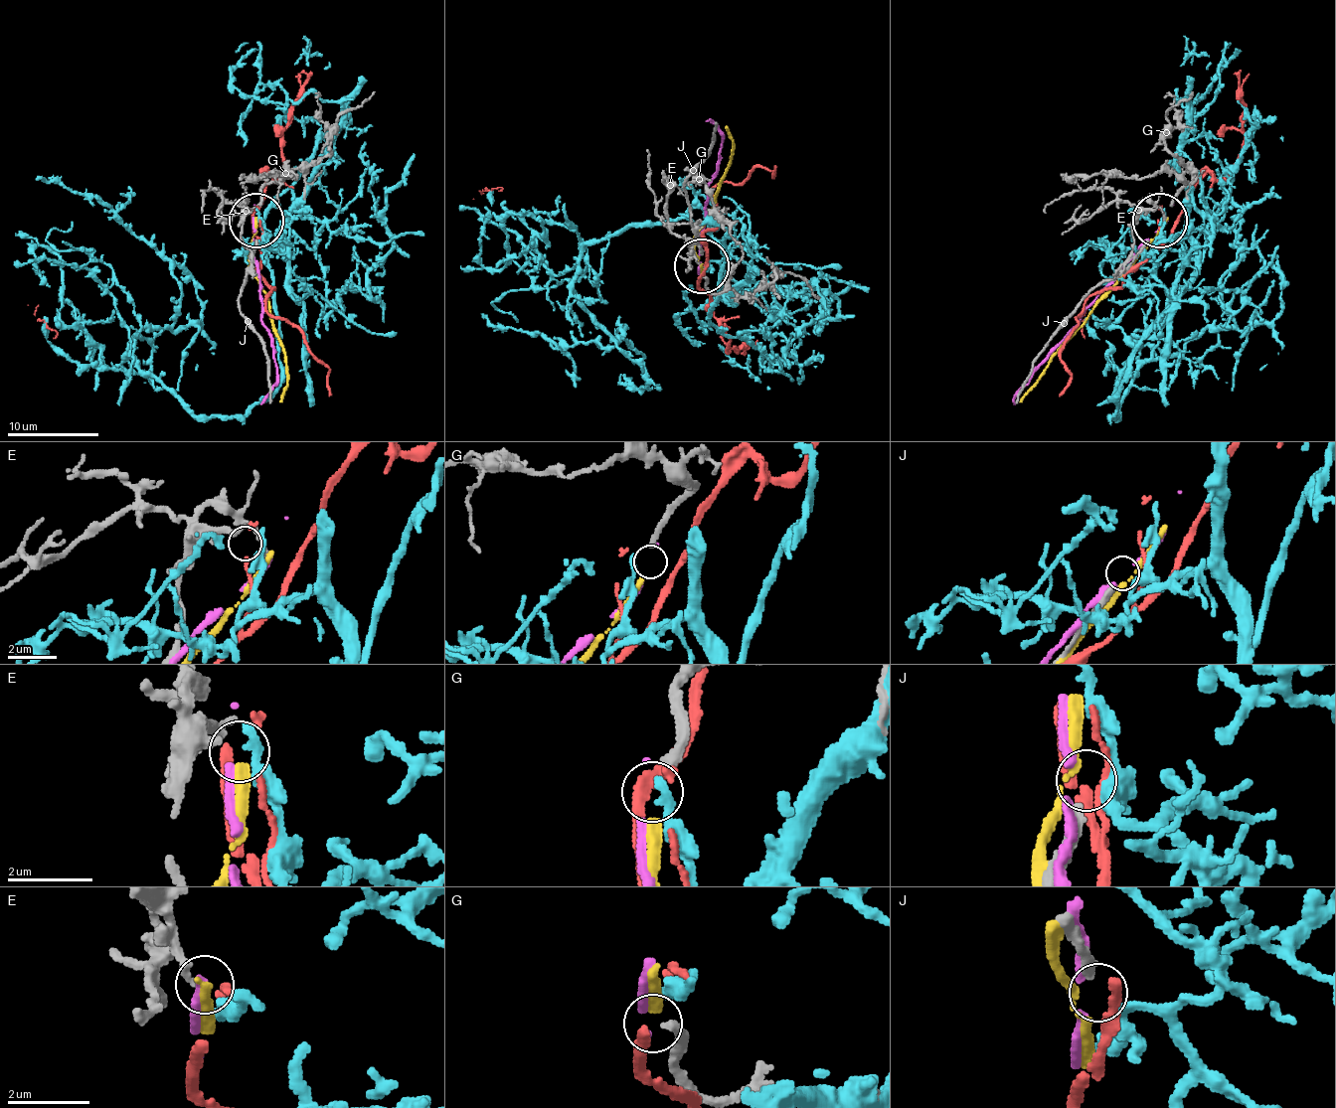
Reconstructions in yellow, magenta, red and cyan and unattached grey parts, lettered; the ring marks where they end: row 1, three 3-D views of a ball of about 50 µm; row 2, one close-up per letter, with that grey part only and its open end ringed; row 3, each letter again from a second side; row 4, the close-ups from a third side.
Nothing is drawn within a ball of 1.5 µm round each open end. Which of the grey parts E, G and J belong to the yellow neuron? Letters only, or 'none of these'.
G

